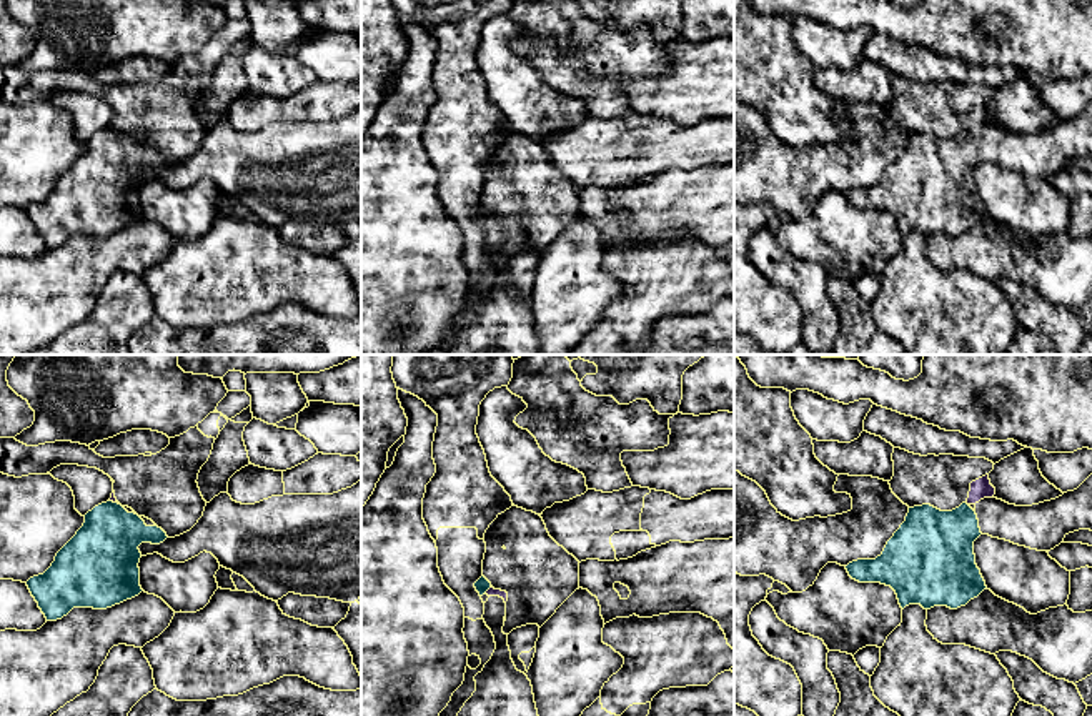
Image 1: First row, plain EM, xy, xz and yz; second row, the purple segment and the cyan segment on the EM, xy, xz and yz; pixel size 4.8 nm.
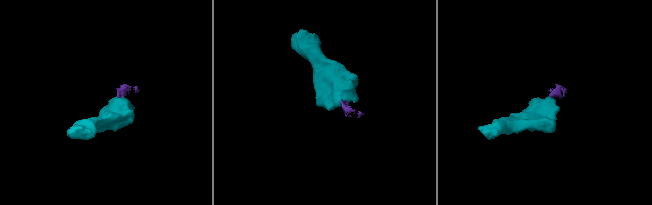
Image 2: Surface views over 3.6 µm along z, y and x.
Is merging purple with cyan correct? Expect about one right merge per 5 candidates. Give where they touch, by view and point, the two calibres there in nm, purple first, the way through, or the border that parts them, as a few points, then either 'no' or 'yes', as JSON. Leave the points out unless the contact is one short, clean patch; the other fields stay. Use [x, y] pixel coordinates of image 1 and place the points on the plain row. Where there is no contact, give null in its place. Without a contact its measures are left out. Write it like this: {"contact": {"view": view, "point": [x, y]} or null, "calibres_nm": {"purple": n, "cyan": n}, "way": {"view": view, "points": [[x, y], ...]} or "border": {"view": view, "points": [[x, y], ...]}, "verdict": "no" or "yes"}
{"contact": {"view": "xz", "point": [488, 217]}, "calibres_nm": {"purple": 50, "cyan": 70}, "border": {"view": "xz", "points": [[491, 213], [485, 220]]}, "verdict": "no"}

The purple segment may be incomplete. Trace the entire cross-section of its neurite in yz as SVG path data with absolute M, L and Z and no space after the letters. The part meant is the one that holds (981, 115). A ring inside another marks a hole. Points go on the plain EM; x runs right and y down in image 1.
M894 75L892 88L891 117L909 135L931 132L952 138L962 130L975 132L995 122L989 107L994 90L985 85L921 83Z

